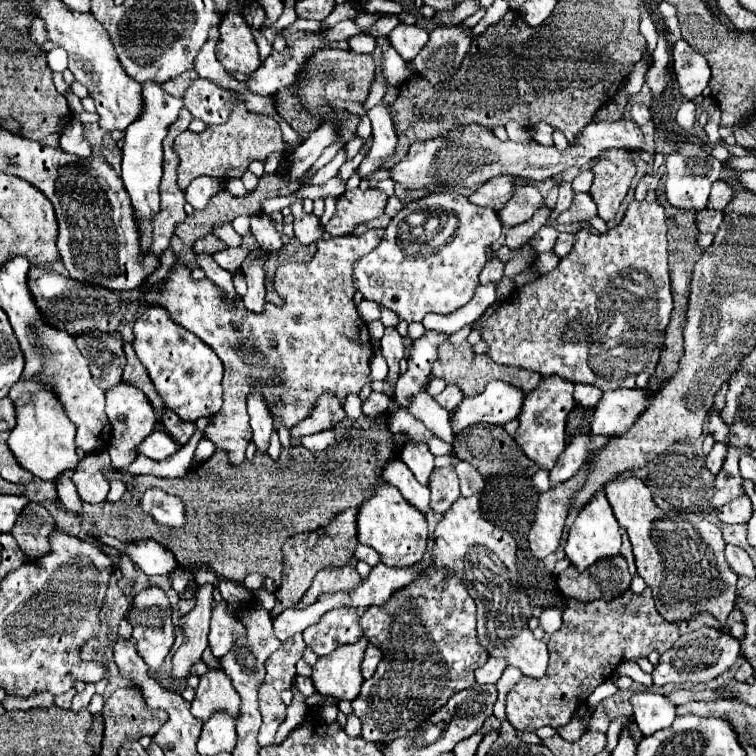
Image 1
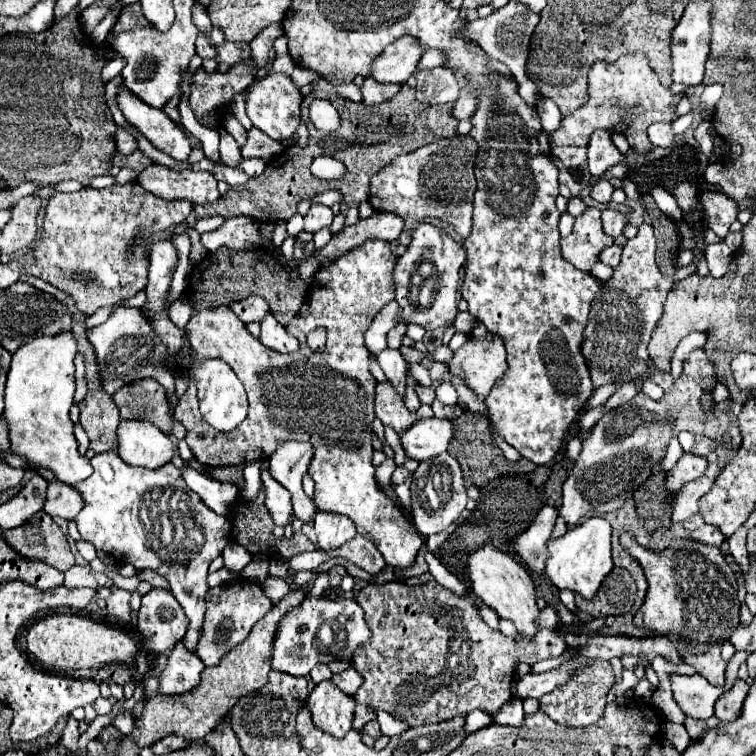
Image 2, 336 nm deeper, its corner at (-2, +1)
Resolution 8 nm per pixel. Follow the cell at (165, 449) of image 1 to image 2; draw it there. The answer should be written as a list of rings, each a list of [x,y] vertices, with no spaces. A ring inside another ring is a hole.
[[[185,465],[181,469],[181,475],[187,483],[189,489],[193,489],[201,499],[203,503],[213,509],[215,513],[219,515],[227,515],[235,497],[237,497],[237,487],[231,485],[231,483],[219,483],[203,473],[199,473],[197,469]]]

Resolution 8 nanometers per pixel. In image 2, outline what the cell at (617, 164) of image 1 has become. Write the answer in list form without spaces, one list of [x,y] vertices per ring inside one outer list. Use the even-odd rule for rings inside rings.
[[[605,209],[601,213],[601,219],[603,219],[603,231],[611,237],[619,237],[623,233],[623,227],[627,225],[627,217],[613,209]]]

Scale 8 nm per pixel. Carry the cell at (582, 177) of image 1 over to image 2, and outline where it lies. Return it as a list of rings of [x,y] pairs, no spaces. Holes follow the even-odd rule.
[[[599,179],[593,189],[591,189],[591,197],[599,203],[609,203],[611,201],[611,193],[613,193],[613,185],[607,179]]]

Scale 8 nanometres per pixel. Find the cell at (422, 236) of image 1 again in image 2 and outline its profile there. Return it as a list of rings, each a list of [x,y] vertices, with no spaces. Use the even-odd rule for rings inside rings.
[[[419,223],[411,235],[411,243],[405,255],[397,259],[397,265],[393,269],[395,301],[399,303],[399,323],[421,325],[425,331],[447,329],[459,313],[459,273],[465,261],[467,253],[461,243],[457,243],[433,223]]]

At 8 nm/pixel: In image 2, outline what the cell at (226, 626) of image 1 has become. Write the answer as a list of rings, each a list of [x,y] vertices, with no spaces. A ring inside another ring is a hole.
[[[177,643],[171,657],[167,659],[167,667],[163,669],[159,693],[181,695],[191,691],[199,683],[203,669],[203,661],[195,653],[189,653],[181,643]]]

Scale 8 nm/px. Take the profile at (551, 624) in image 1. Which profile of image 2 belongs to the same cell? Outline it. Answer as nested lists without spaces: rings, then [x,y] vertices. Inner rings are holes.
[[[401,581],[367,585],[359,591],[357,603],[365,611],[365,621],[373,637],[353,655],[353,663],[365,679],[355,693],[355,701],[373,711],[387,711],[409,727],[447,721],[475,709],[495,715],[511,699],[509,689],[515,677],[515,663],[537,663],[541,659],[559,657],[567,647],[565,639],[553,629],[541,629],[537,639],[519,639],[517,645],[503,633],[487,627],[479,615],[475,599],[469,595],[457,595],[437,581],[427,581],[423,585],[405,585]]]

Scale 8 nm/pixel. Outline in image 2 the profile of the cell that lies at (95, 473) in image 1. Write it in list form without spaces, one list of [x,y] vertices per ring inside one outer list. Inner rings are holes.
[[[61,481],[49,483],[47,501],[43,507],[45,513],[49,513],[51,517],[63,517],[71,521],[81,509],[83,509],[83,495],[79,495],[79,491]]]

